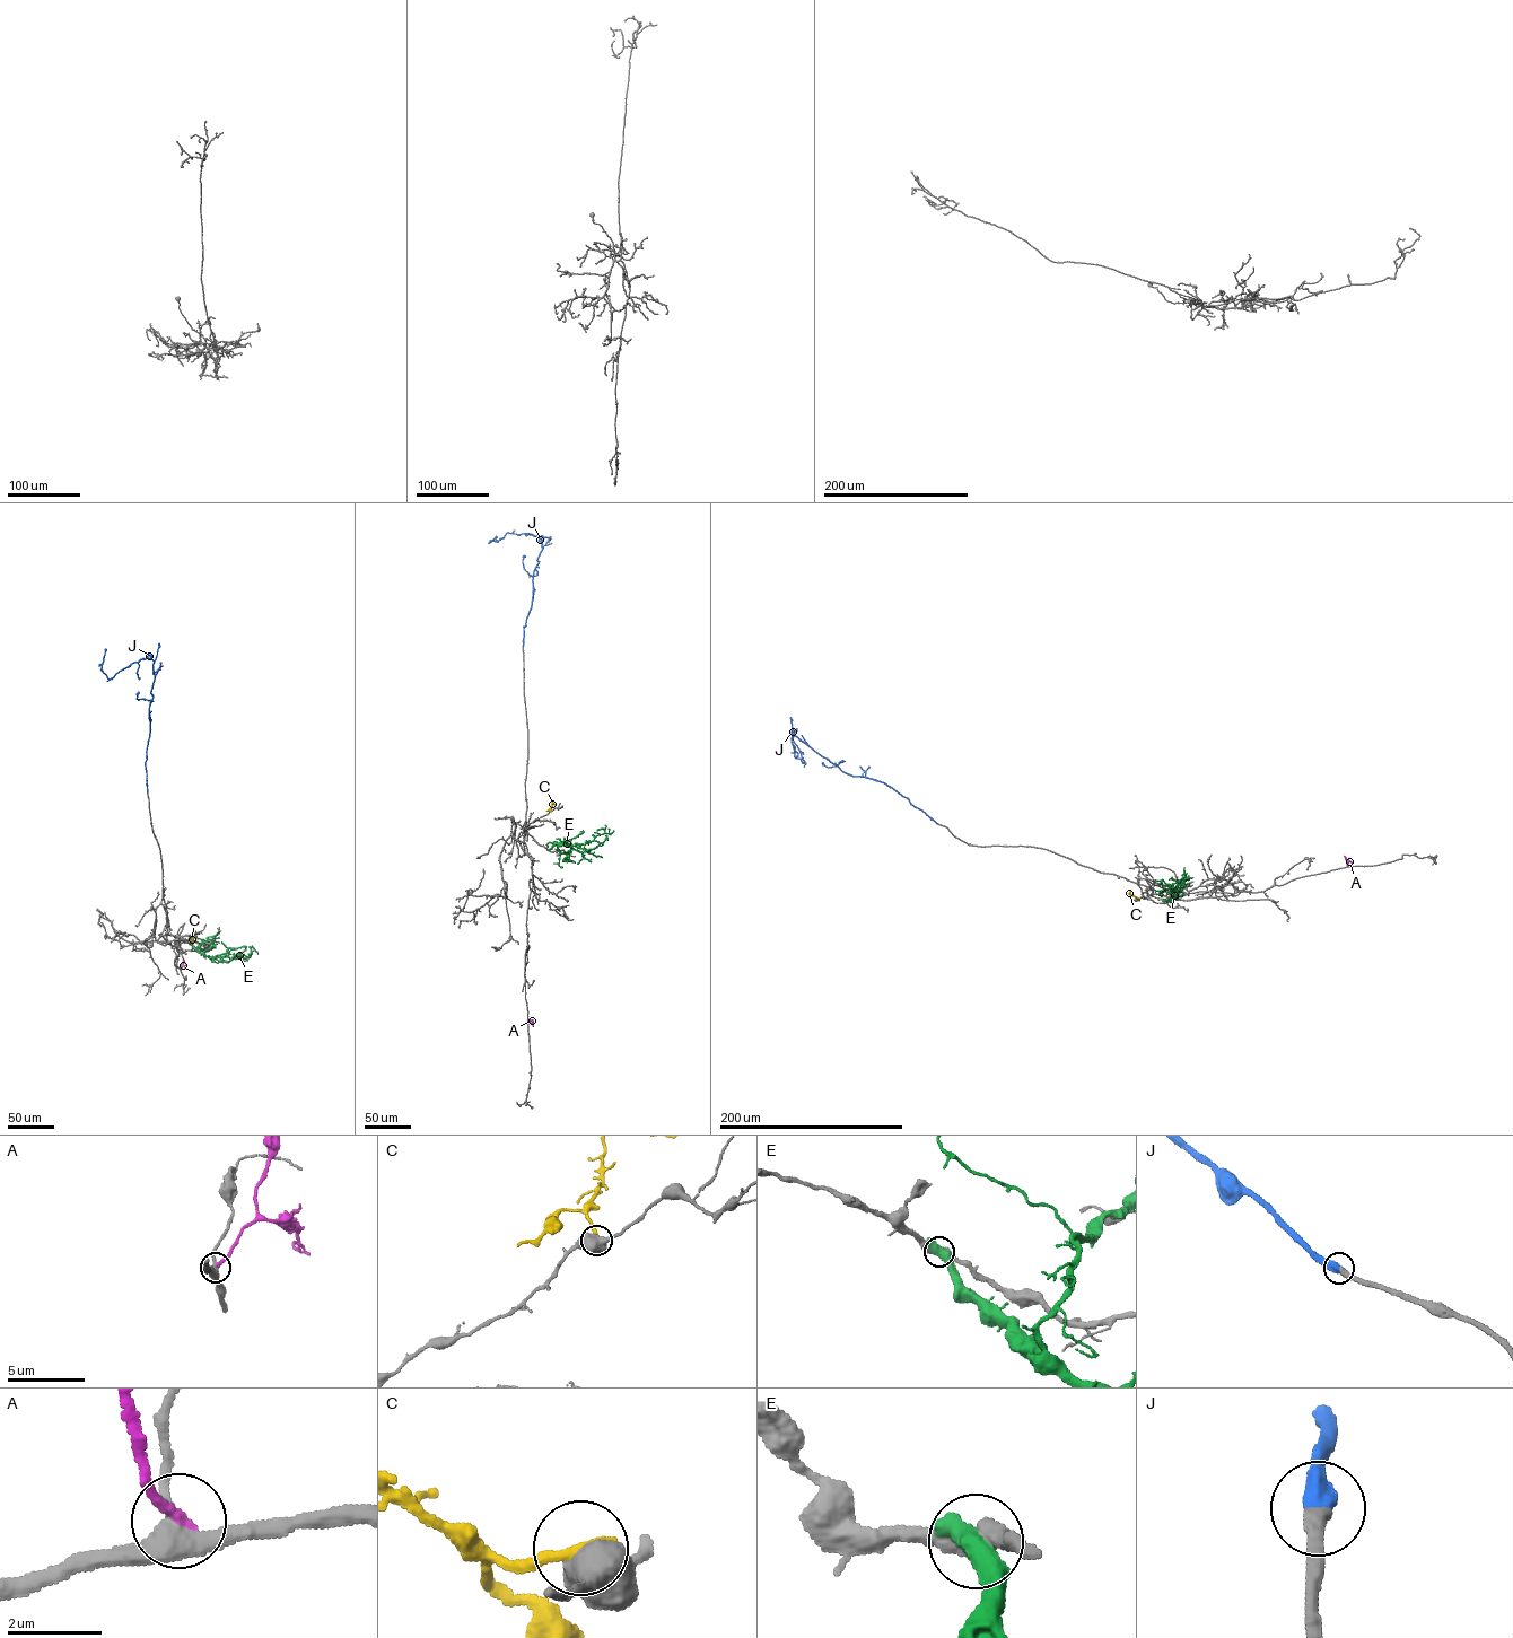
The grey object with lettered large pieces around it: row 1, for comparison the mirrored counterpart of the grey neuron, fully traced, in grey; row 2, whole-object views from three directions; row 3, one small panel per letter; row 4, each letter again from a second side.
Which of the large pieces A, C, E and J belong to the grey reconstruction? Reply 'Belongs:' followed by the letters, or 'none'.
Belongs: J

